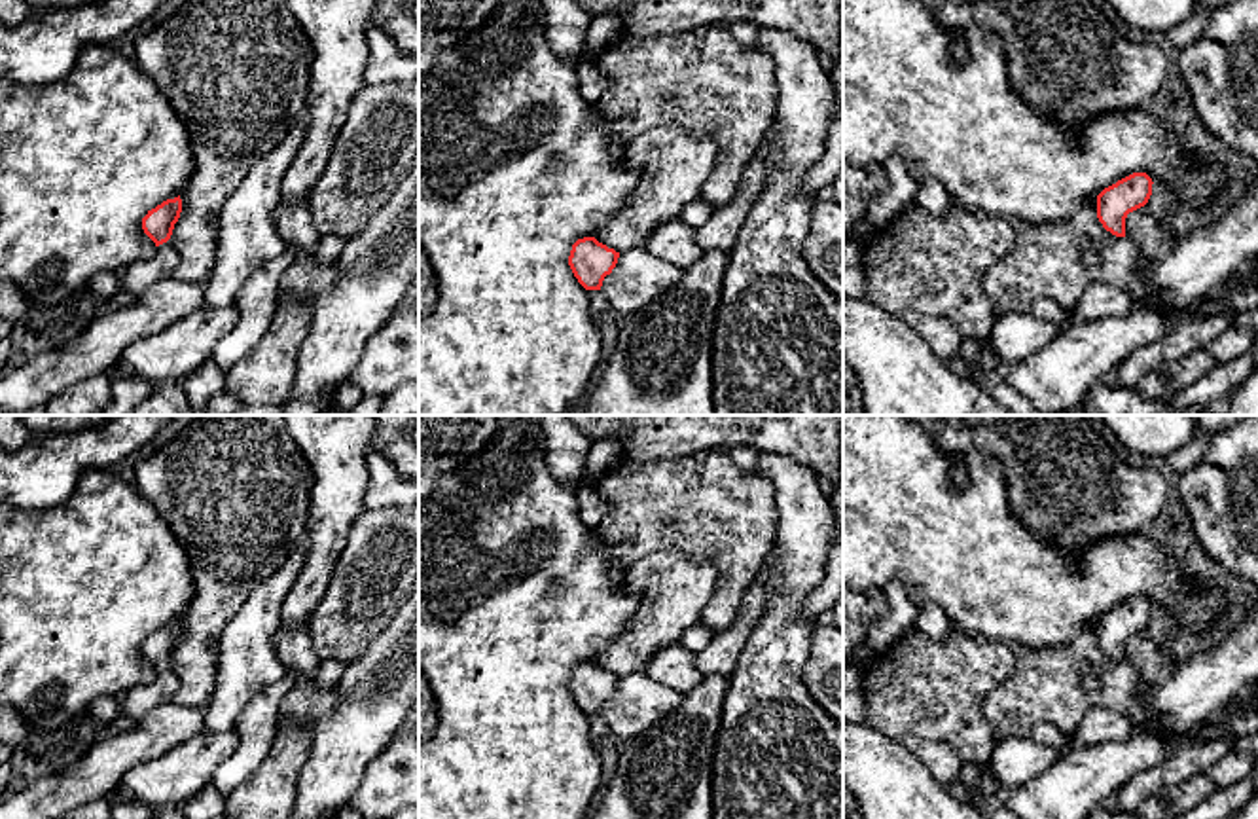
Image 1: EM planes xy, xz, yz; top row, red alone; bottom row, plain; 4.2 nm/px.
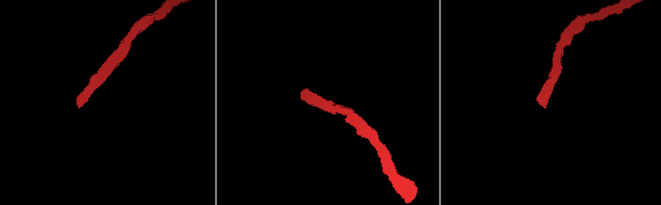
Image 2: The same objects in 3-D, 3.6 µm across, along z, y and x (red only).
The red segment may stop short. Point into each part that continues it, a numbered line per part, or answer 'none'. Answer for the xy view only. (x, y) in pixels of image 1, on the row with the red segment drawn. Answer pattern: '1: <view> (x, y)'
1: xy (141, 275)

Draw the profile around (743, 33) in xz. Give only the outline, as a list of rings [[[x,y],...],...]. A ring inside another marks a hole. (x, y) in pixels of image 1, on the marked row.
[[[731,23],[724,27],[737,42],[758,47],[760,28],[746,23]]]

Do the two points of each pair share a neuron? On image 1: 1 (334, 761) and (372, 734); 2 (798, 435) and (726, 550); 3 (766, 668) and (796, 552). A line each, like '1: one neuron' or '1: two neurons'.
1: one neuron
2: two neurons
3: one neuron

